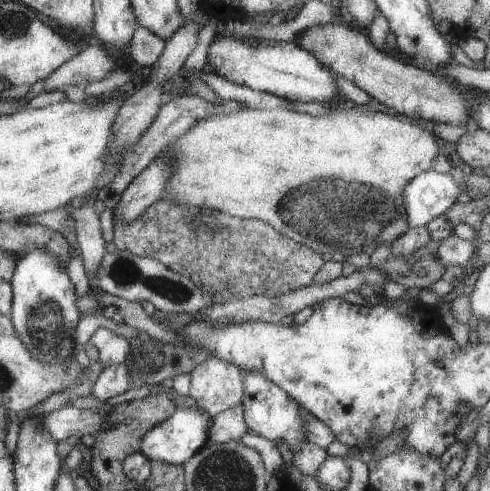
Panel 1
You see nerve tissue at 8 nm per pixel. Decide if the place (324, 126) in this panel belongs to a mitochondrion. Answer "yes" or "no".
no

